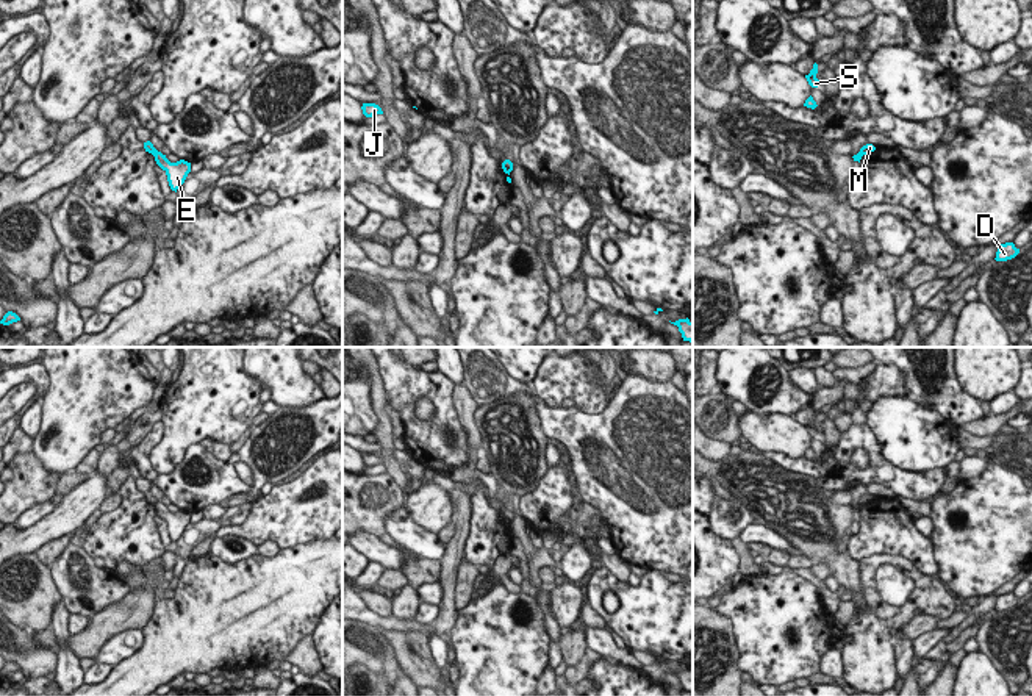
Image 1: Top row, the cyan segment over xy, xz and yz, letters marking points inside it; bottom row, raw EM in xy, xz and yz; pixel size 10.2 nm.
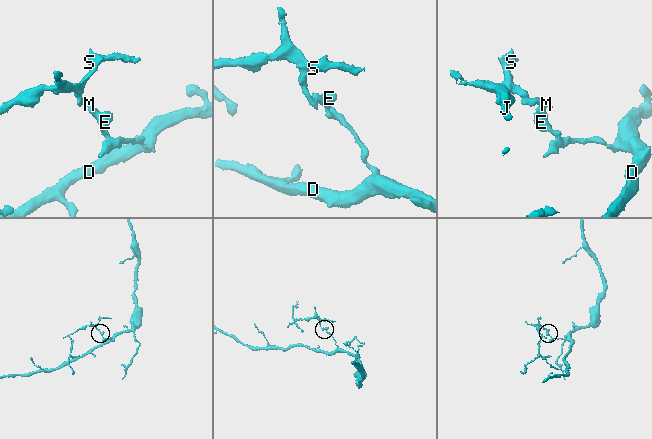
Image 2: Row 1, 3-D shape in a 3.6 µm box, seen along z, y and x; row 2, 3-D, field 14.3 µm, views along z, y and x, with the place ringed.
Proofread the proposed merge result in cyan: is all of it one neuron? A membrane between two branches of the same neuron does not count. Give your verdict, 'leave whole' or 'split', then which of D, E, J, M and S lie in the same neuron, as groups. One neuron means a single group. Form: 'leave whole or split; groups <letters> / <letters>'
split; groups D E / J M S

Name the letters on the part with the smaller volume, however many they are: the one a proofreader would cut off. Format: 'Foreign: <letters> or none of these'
Foreign: J, M, S

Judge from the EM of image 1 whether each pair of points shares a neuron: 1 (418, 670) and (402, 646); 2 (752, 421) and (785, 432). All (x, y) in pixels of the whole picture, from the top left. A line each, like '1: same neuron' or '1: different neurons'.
1: same neuron
2: same neuron

